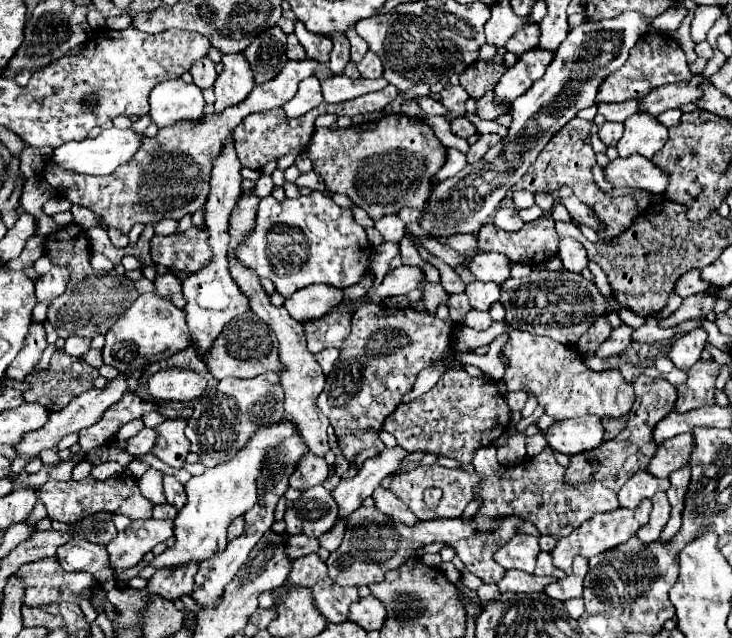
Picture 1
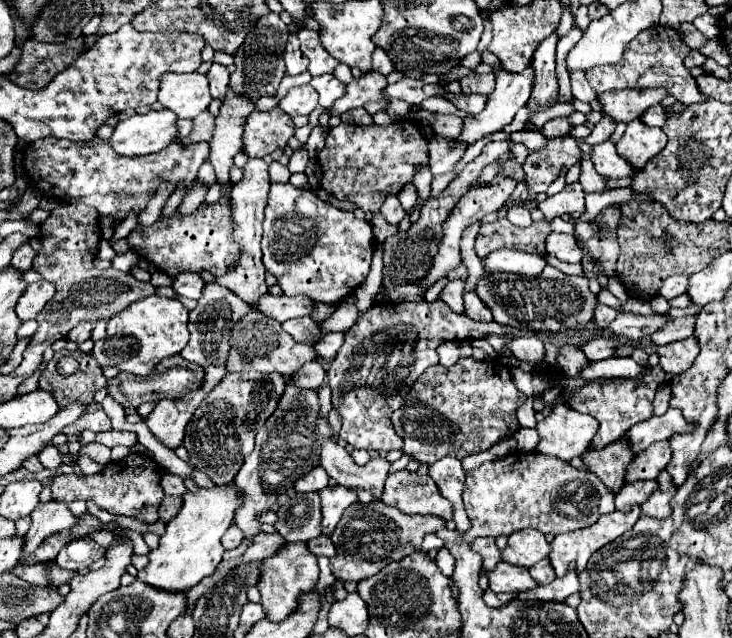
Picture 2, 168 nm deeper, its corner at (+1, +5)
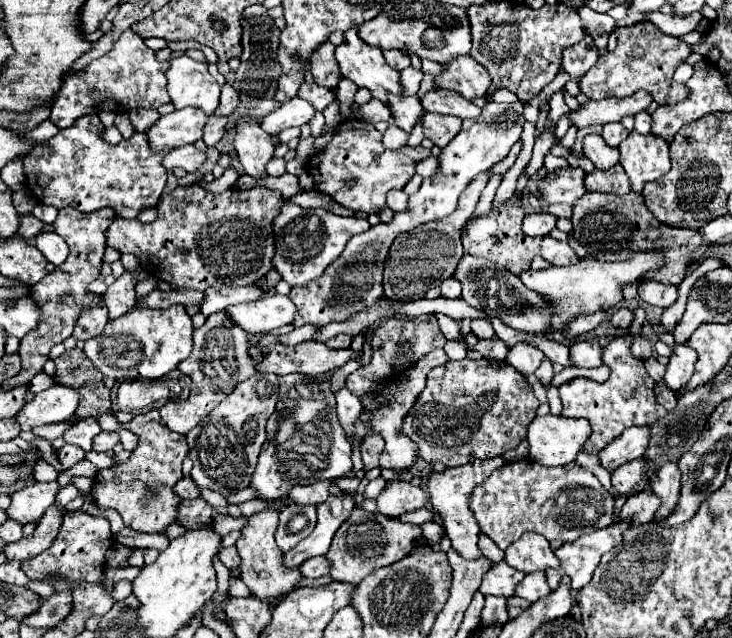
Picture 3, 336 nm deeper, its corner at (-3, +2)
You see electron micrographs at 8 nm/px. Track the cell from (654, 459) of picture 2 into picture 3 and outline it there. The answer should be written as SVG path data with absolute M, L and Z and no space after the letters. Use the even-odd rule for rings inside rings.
M641 457L641 459L621 465L619 469L615 469L611 473L611 485L623 495L631 493L631 489L635 489L635 485L639 483L639 477L643 477L643 469L647 469L645 463L647 461L643 461L643 457Z

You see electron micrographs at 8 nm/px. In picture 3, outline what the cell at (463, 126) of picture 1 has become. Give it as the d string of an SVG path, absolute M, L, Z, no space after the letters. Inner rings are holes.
M425 113L423 117L423 133L435 145L445 147L461 129L461 119L441 113Z

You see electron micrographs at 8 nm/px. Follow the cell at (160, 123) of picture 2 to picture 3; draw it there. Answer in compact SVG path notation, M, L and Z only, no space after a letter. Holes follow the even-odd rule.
M195 107L163 115L145 131L149 149L153 153L161 153L165 149L177 149L187 143L195 143L203 137L205 123L207 115Z

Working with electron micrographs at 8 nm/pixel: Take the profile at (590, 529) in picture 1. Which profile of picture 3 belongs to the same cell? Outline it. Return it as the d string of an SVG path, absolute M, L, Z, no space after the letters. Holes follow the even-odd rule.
M623 521L599 529L597 533L589 533L587 537L579 537L573 543L563 543L559 549L555 549L561 567L545 571L551 589L557 589L563 575L571 577L573 589L585 587L591 581L591 575L601 555L619 545L621 539L623 539Z

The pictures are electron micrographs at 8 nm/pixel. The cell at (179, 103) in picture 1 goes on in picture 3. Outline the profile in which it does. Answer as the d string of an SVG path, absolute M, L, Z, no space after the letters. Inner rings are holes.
M187 55L173 57L167 71L167 91L175 109L197 107L207 115L215 113L219 105L219 83L211 77L205 63Z

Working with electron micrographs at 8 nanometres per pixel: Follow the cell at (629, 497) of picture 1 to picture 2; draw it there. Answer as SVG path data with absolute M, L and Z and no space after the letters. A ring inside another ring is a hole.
M647 480L647 482L633 482L633 484L625 484L617 496L615 496L615 506L621 512L629 512L631 506L641 506L651 494L655 492L655 480Z

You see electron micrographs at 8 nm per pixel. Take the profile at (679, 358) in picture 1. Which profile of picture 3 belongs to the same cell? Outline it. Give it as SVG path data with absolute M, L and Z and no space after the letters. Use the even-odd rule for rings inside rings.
M663 333L659 337L665 345L669 345L673 349L673 355L669 357L667 363L667 373L665 373L665 383L667 387L671 387L673 391L679 391L693 375L693 367L695 367L695 349L691 349L689 345L675 345L673 333Z

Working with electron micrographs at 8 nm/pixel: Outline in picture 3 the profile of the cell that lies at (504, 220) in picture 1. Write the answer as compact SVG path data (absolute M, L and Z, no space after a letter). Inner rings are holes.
M547 211L529 213L523 219L523 231L525 231L525 235L531 235L531 237L545 237L555 227L555 221L557 221L557 217L549 215Z

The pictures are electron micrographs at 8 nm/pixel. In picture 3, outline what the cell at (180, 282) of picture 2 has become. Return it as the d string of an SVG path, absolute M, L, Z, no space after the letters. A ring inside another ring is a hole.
M207 287L203 291L203 305L199 307L203 315L211 315L215 311L227 309L229 305L255 301L263 297L263 293L265 291L261 287Z

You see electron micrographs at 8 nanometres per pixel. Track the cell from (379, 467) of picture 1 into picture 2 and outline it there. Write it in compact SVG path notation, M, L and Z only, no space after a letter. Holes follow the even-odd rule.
M327 486L327 490L321 490L319 496L321 496L321 510L323 510L321 534L329 536L335 530L345 508L351 506L353 502L357 502L357 494L351 488Z

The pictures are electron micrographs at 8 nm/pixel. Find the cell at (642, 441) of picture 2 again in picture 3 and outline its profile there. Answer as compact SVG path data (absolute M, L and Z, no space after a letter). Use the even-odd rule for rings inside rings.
M649 425L645 427L631 427L625 433L621 433L615 441L611 441L603 453L599 453L601 465L607 471L613 471L621 467L623 463L629 463L633 459L643 457L643 449L647 449L647 441L651 439Z

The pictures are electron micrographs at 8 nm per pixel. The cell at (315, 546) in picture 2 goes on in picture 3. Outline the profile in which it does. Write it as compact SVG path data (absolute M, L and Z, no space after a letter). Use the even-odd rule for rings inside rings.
M311 557L307 561L303 561L301 565L303 569L303 575L305 577L321 577L321 575L327 575L329 569L331 569L331 561L327 561L327 557Z

